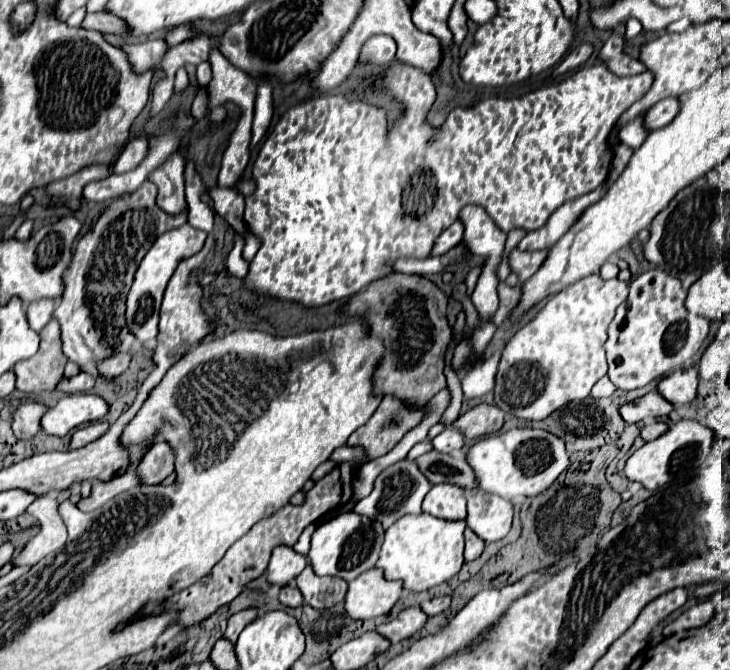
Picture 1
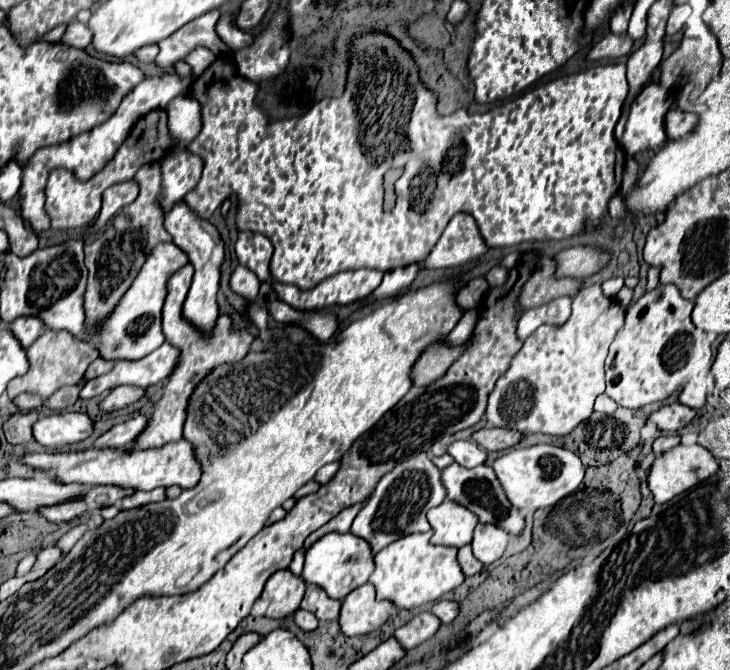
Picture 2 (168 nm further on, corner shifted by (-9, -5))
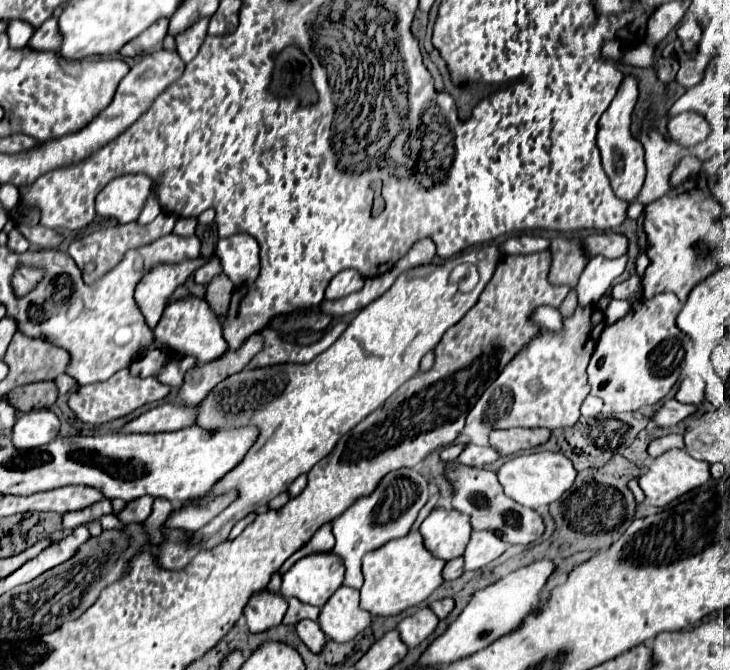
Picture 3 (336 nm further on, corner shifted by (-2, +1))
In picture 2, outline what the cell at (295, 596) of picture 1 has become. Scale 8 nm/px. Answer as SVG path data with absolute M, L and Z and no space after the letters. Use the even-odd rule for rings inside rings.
M298 609L298 611L294 613L294 621L296 621L296 625L298 625L302 631L314 631L316 625L318 625L318 619L316 619L310 611L302 611L302 609Z

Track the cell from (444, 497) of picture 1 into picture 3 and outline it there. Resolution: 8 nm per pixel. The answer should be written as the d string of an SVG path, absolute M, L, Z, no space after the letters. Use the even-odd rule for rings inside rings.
M433 507L421 523L419 531L425 539L425 547L435 557L449 561L463 555L469 541L471 525L469 517L465 513L459 513L457 509Z

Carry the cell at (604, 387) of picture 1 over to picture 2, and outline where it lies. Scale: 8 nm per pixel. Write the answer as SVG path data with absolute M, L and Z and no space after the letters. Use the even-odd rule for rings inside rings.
M600 395L598 399L596 399L596 403L594 403L594 411L598 411L598 413L606 413L606 415L610 415L612 411L616 411L616 403L612 403L612 399L608 397L608 395Z

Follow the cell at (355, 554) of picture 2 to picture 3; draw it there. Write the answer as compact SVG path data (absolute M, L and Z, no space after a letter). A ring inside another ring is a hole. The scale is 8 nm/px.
M333 551L311 553L299 559L285 575L281 585L283 597L297 597L309 605L323 607L327 599L343 585L345 565Z

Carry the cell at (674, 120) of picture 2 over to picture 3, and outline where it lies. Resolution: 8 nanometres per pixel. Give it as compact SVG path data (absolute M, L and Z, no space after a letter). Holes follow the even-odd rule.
M685 111L685 113L679 113L677 117L669 119L667 129L669 129L669 135L673 137L673 141L677 141L683 147L693 147L709 135L707 121L703 119L703 115L699 115L695 111Z

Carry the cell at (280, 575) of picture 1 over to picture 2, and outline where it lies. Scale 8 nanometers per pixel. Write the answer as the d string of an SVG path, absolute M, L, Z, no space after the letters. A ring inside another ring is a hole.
M288 569L274 573L268 579L268 583L260 595L260 599L268 601L266 617L284 619L284 617L292 615L300 607L304 587L306 585L304 585L302 577L292 575Z

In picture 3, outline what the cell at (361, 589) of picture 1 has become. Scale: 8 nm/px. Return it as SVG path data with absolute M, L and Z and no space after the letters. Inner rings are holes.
M345 585L337 589L321 609L319 625L323 633L337 643L351 641L371 623L371 613L365 613L359 607L359 589Z

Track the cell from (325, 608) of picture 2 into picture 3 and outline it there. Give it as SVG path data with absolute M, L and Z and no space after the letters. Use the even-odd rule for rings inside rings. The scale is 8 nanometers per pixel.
M291 597L291 599L289 599L289 609L287 609L287 613L285 613L283 623L287 623L287 625L295 625L295 623L301 621L301 619L317 619L319 613L321 613L319 607L301 603L297 597Z

